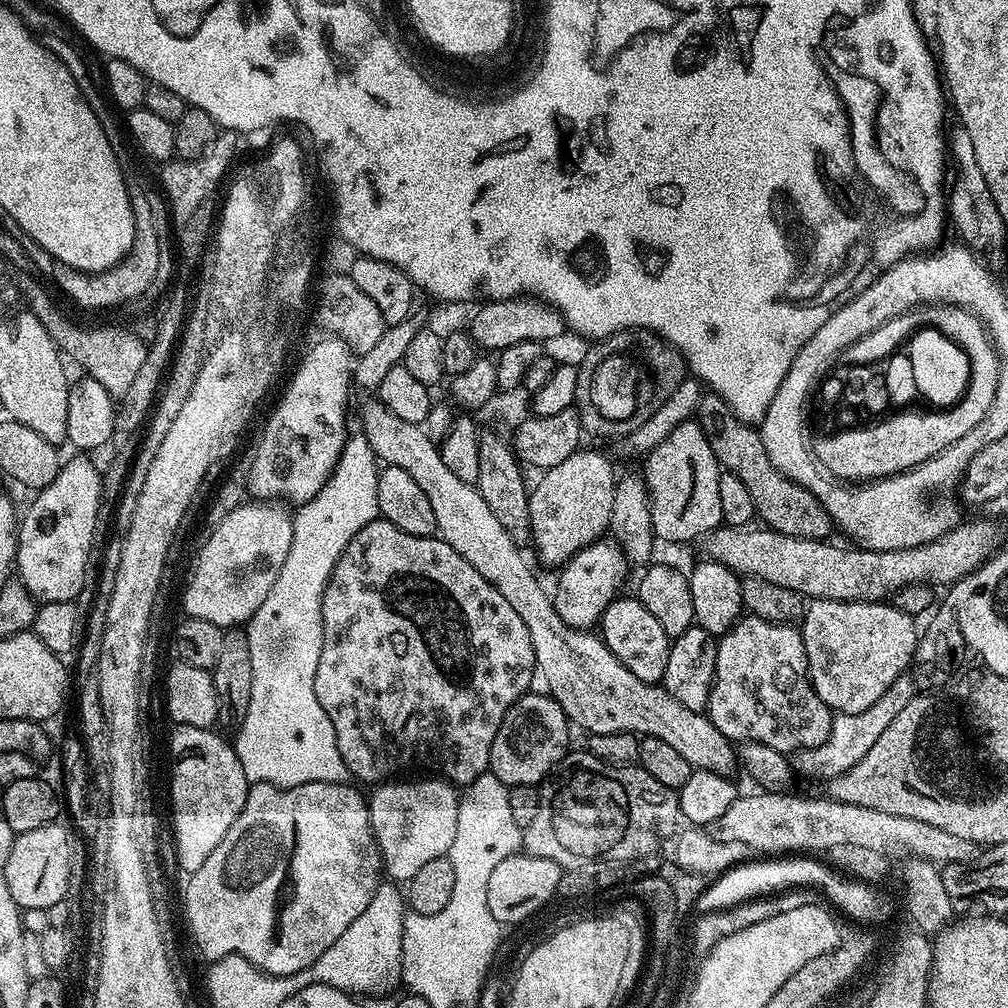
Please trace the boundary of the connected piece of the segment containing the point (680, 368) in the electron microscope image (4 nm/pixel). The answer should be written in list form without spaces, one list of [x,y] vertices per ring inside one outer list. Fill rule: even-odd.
[[[628,329],[616,332],[604,340],[595,341],[588,346],[589,350],[579,362],[577,368],[578,383],[575,391],[574,405],[579,414],[580,427],[588,435],[600,438],[619,438],[637,429],[646,422],[658,407],[665,404],[670,394],[686,378],[687,365],[684,357],[671,344],[666,343],[655,332],[648,329]]]

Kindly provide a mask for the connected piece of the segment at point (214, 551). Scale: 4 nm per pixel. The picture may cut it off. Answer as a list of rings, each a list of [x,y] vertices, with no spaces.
[[[241,502],[230,510],[205,544],[199,548],[194,567],[190,572],[192,581],[188,580],[183,589],[185,604],[182,608],[188,616],[206,618],[206,622],[214,622],[214,626],[225,630],[247,625],[258,610],[258,606],[266,602],[266,594],[270,594],[270,586],[274,586],[274,578],[278,578],[278,572],[282,570],[282,562],[286,562],[286,554],[290,554],[290,542],[294,538],[293,513],[283,503],[248,503]]]

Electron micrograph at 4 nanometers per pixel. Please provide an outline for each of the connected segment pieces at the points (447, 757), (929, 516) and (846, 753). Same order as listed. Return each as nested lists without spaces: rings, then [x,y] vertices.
[[[378,518],[358,534],[346,546],[342,558],[334,566],[328,579],[326,590],[322,594],[322,654],[318,654],[318,671],[314,673],[314,694],[318,694],[318,702],[322,702],[322,710],[330,718],[334,726],[334,734],[338,742],[338,754],[348,768],[349,777],[357,776],[365,780],[368,786],[375,786],[387,781],[399,768],[408,768],[411,764],[421,764],[424,768],[437,768],[439,775],[453,786],[467,786],[489,771],[490,746],[494,746],[494,734],[498,734],[498,726],[502,726],[502,718],[518,697],[533,687],[532,672],[537,671],[534,646],[530,642],[530,634],[522,618],[514,611],[514,606],[498,594],[498,590],[458,550],[450,547],[446,541],[435,535],[415,536],[406,534],[406,530],[398,530],[388,520]]]
[[[951,444],[946,446],[946,450],[934,454],[934,458],[922,462],[909,472],[883,476],[881,480],[871,482],[841,482],[840,492],[848,492],[848,500],[832,496],[832,500],[836,500],[836,508],[832,508],[828,500],[820,501],[845,537],[852,537],[852,528],[848,528],[848,520],[844,520],[844,516],[860,516],[860,524],[864,524],[864,540],[860,546],[868,551],[889,552],[929,544],[961,523],[962,516],[961,505],[954,496],[953,498],[948,494],[936,496],[930,502],[926,494],[940,492],[943,488],[955,489],[964,479],[964,471],[966,466],[970,466],[970,458],[974,458],[978,450],[982,450],[981,444],[976,444],[972,452],[952,452]]]
[[[911,675],[899,676],[890,684],[890,688],[878,698],[878,702],[870,706],[868,710],[859,712],[856,715],[846,713],[835,713],[832,717],[830,736],[826,742],[818,747],[802,748],[793,757],[795,769],[808,776],[829,780],[841,776],[850,767],[856,766],[866,756],[870,747],[877,742],[882,731],[898,718],[899,711],[903,709],[916,695],[915,681]]]

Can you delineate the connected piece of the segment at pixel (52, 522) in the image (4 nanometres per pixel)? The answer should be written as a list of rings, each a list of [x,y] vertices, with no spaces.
[[[76,454],[72,461],[61,467],[60,473],[42,489],[35,493],[32,505],[23,509],[18,520],[16,534],[16,563],[19,583],[40,604],[50,602],[75,601],[85,591],[84,579],[89,579],[87,564],[92,556],[92,539],[96,536],[96,519],[100,516],[100,478],[102,472],[92,465],[84,454]]]

